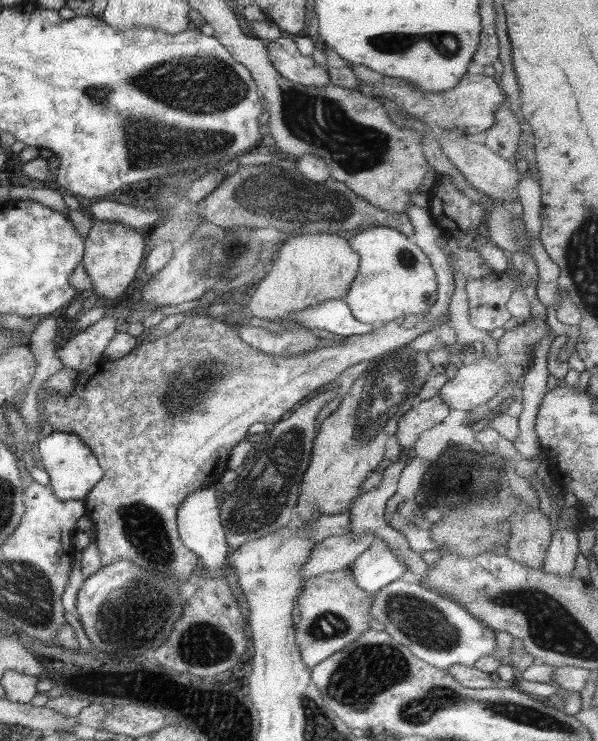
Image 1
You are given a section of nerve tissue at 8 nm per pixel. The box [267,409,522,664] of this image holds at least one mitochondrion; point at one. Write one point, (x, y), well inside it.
(419, 620)

